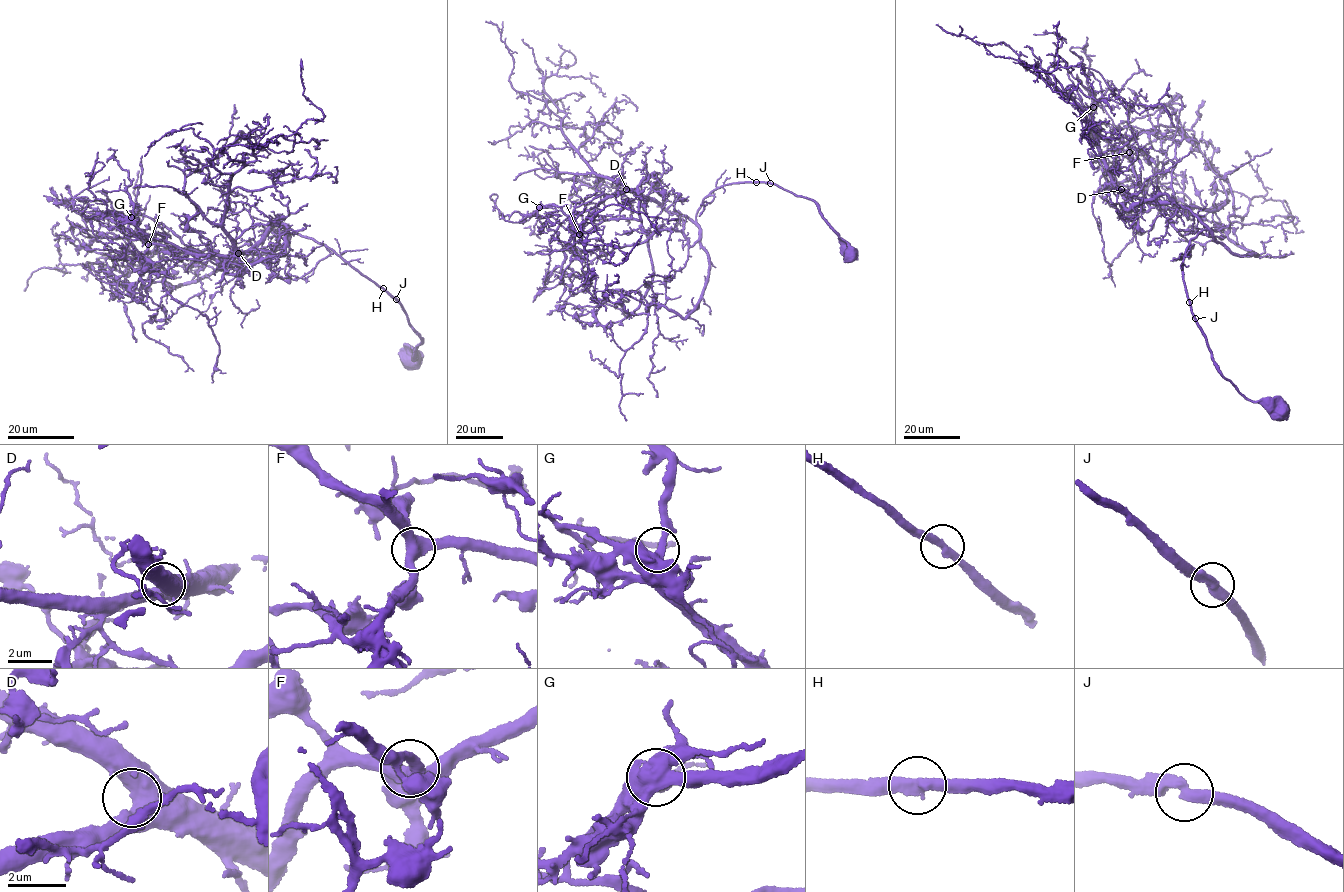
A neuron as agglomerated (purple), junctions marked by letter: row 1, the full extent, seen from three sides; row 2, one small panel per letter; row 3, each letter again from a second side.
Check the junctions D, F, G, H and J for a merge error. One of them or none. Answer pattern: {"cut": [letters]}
{"cut": []}

